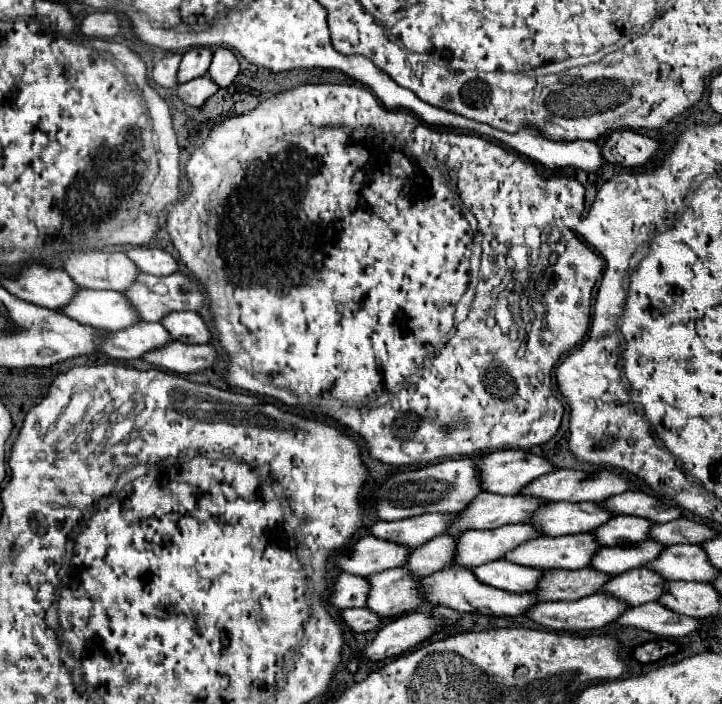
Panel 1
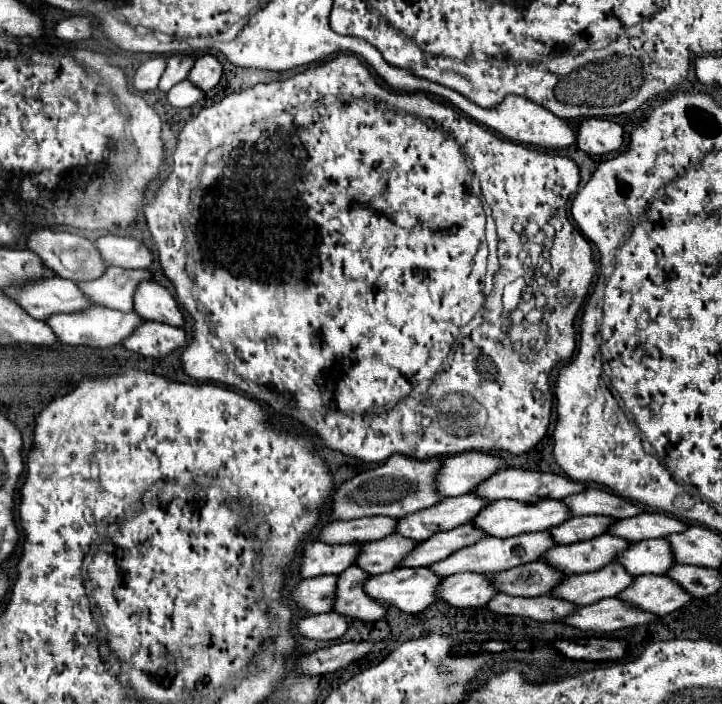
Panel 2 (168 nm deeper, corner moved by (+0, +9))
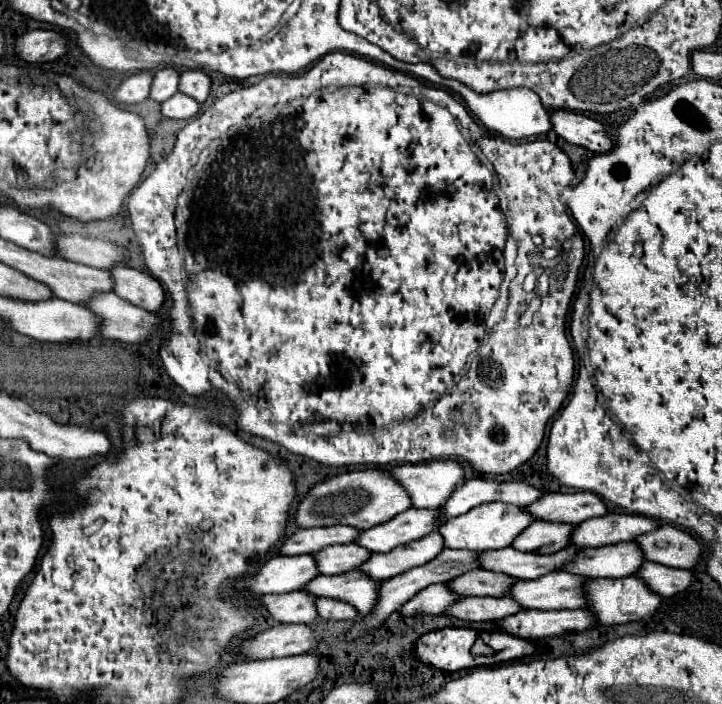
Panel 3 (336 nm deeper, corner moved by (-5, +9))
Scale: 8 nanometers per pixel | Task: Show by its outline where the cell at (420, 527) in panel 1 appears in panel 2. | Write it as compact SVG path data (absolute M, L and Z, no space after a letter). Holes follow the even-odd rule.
M362 517L352 521L334 521L320 531L320 541L324 543L356 543L356 541L380 541L396 531L398 519L394 517Z

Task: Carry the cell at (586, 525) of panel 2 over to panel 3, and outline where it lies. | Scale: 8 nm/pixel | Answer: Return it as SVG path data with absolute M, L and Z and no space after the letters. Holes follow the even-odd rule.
M533 521L525 531L521 531L521 535L517 535L517 539L513 539L511 547L517 551L551 555L569 545L569 531L573 531L573 527L567 523Z

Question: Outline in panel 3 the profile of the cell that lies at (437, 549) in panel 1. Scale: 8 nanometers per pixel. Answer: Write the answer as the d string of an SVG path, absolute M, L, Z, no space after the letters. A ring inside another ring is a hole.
M345 543L325 547L313 553L313 559L321 575L339 575L341 571L357 569L357 563L369 559L369 553L361 551L361 547L357 547L355 543Z

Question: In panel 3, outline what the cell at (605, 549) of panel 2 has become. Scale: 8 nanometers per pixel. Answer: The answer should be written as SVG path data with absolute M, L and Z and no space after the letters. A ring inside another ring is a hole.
M511 547L497 551L477 553L477 567L485 571L495 571L509 575L513 579L537 579L551 571L557 571L557 563L565 563L565 559L573 559L579 549L565 547L561 553L553 555L533 555L533 553L517 553Z

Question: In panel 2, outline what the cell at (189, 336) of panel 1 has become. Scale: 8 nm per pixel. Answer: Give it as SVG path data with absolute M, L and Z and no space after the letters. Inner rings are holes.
M152 281L140 283L136 289L134 311L140 313L146 321L168 323L172 327L184 327L186 323L178 301L168 293L166 287Z

